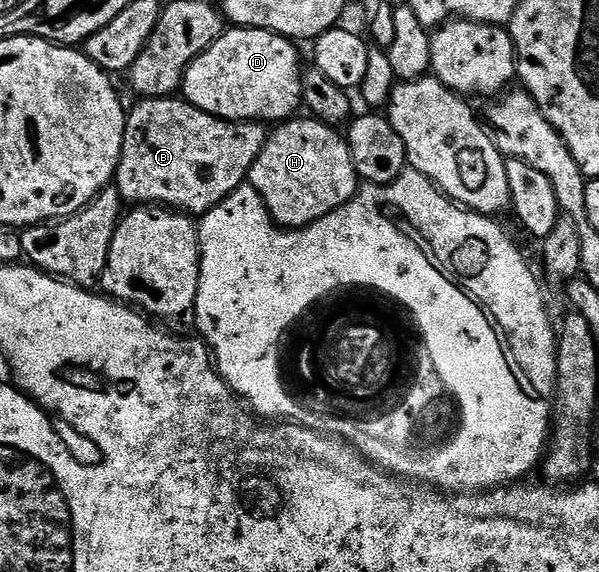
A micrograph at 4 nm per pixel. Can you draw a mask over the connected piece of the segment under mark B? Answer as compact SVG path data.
M175 96L138 104L130 107L127 115L119 166L113 179L119 197L127 204L162 204L188 216L202 216L248 181L251 165L269 137L268 127L262 122L229 122Z

